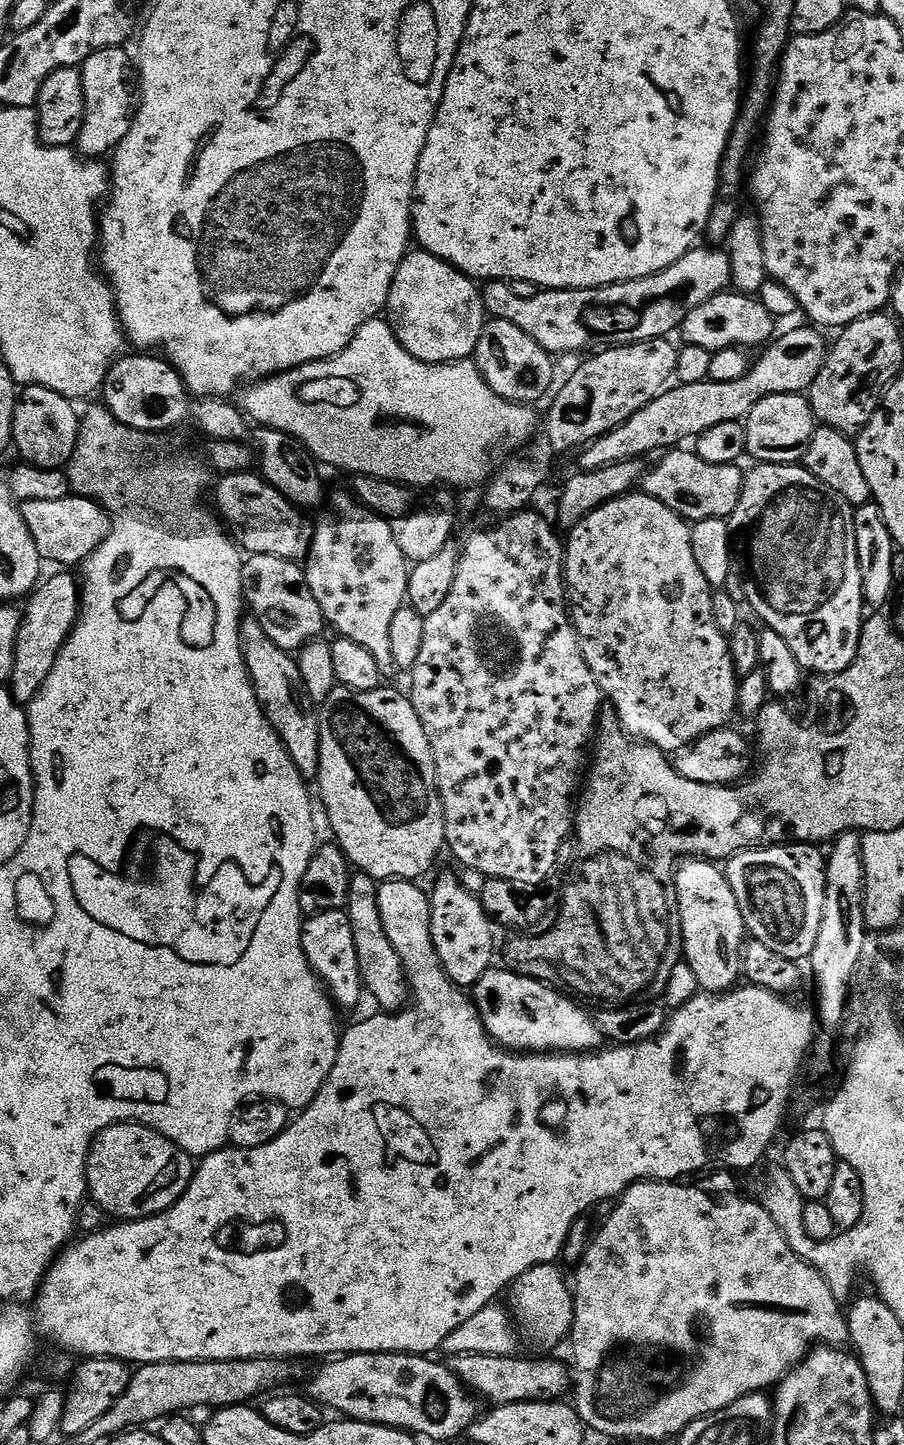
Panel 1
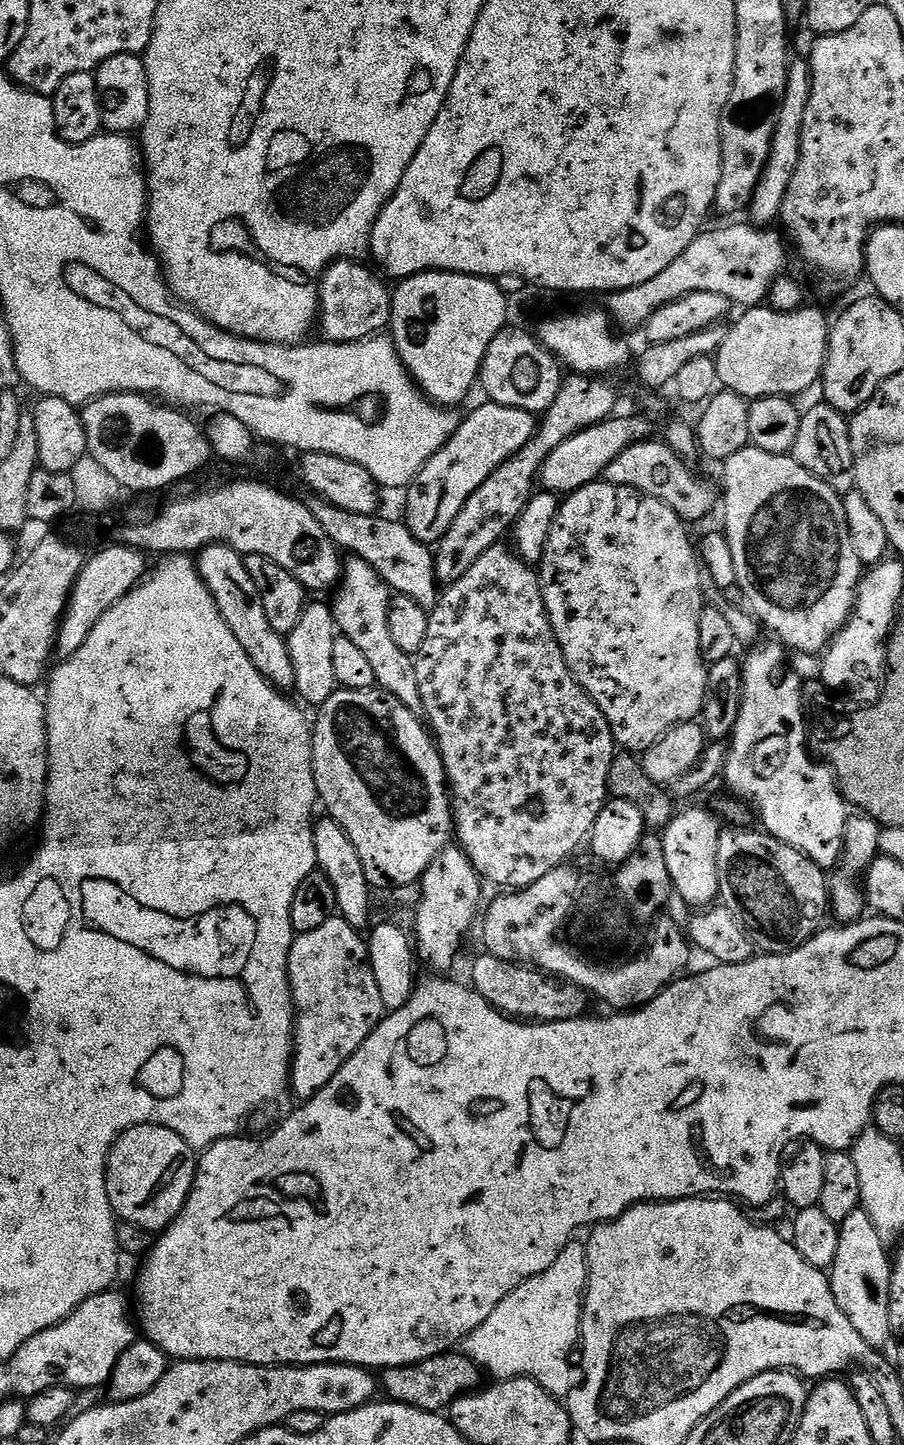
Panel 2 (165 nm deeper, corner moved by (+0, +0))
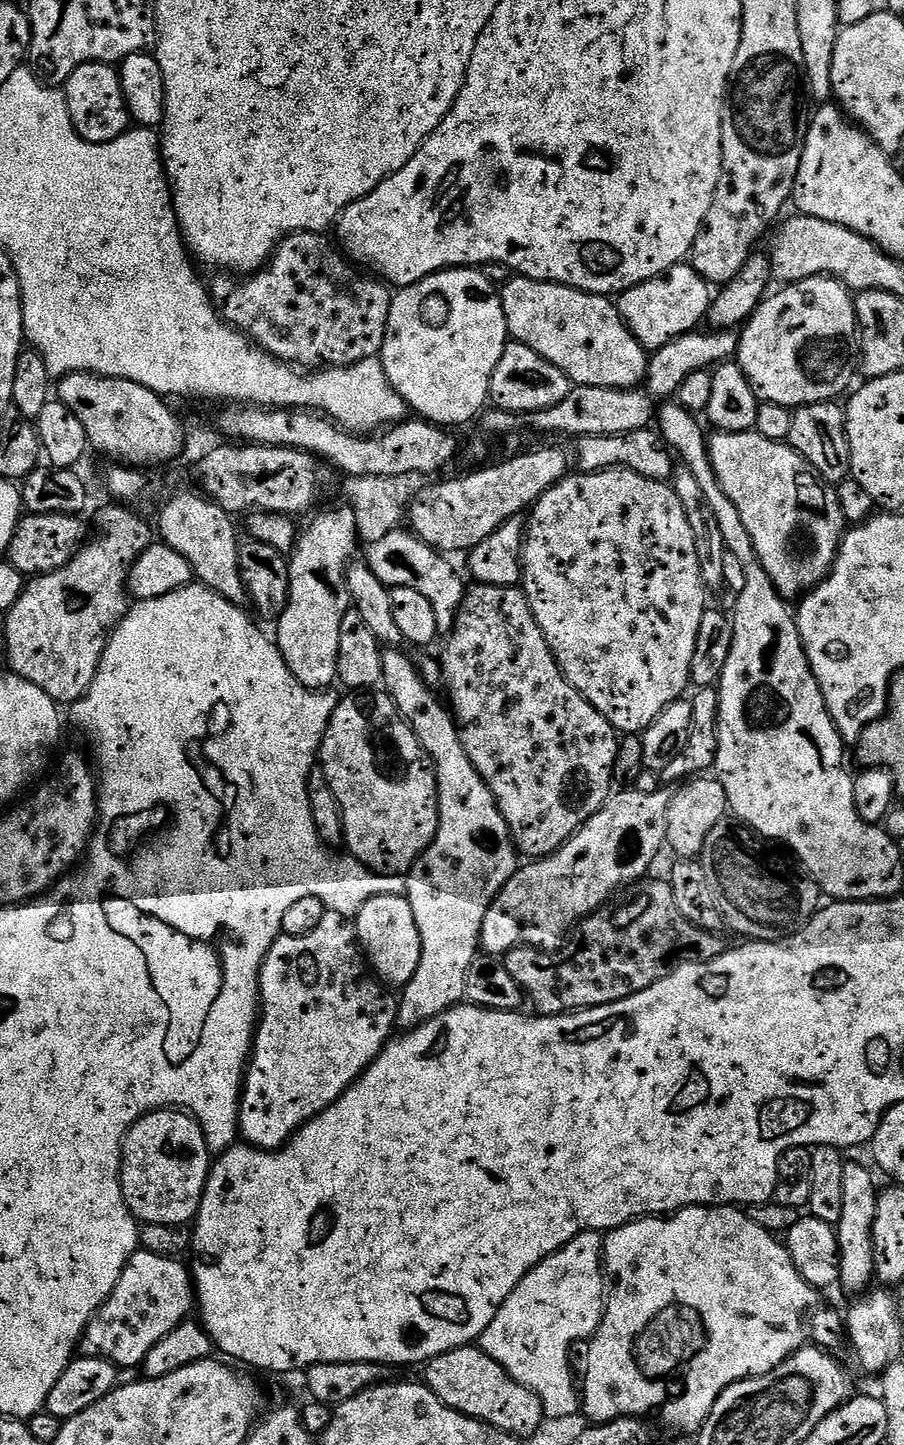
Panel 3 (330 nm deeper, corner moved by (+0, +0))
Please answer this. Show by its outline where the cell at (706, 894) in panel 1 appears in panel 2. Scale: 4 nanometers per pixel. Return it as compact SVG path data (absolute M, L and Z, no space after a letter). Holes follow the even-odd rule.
M688 806L685 812L677 811L672 821L662 830L666 870L670 870L672 887L693 909L700 910L705 906L717 903L720 895L718 878L718 846L722 824L716 821L712 812L704 808Z

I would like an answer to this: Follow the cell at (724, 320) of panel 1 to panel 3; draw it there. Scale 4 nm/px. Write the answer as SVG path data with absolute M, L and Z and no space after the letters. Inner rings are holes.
M691 263L675 264L661 276L650 278L619 293L618 307L626 327L649 353L658 351L671 340L697 331L705 323L714 292L707 280L692 269Z

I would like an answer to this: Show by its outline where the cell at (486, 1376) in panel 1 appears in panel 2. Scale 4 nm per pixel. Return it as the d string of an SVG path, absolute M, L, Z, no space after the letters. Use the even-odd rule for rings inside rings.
M449 1350L417 1364L386 1368L382 1372L382 1392L393 1404L414 1406L418 1410L443 1413L460 1396L481 1387L482 1369L460 1350Z

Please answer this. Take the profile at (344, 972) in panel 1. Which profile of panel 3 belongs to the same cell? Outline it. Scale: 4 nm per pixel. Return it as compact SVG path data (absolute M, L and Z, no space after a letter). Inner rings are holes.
M325 911L322 922L318 922L315 930L305 936L286 936L281 934L274 942L272 949L266 954L264 965L260 971L260 1019L256 1026L256 1038L252 1041L250 1063L244 1073L242 1091L240 1093L240 1131L245 1145L265 1150L279 1150L300 1131L303 1124L308 1124L322 1110L326 1110L344 1094L360 1075L374 1062L376 1055L384 1049L393 1035L392 1028L397 1027L396 1005L397 997L370 971L362 949L357 941L355 923L345 916L343 911Z

